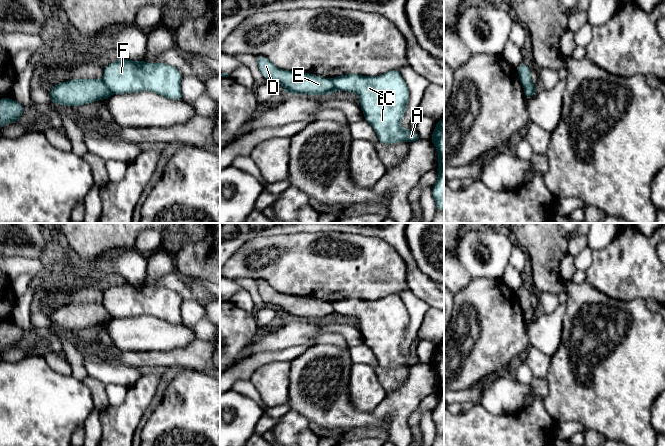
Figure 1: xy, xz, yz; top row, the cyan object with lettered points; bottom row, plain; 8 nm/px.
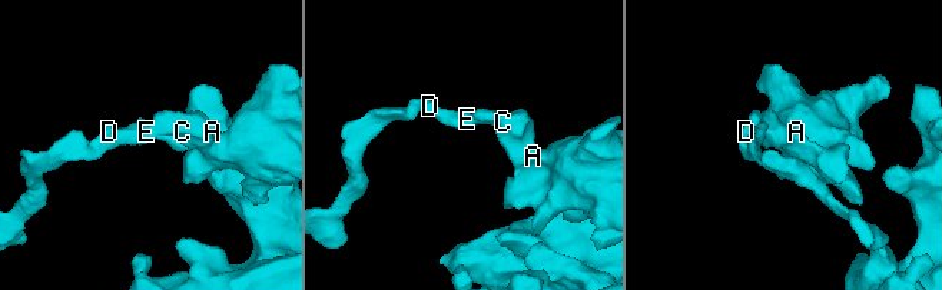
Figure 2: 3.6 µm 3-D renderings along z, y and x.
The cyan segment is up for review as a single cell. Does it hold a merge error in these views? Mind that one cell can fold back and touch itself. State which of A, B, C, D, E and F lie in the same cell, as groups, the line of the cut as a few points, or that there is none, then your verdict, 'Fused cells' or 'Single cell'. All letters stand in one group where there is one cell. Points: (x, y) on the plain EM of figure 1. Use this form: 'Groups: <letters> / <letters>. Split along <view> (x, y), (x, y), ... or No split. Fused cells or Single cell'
Groups: A B C F / D E. Split along xy (102, 303), (112, 317). Fused cells

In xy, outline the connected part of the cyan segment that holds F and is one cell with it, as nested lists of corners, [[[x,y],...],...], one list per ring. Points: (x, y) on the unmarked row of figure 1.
[[[121,282],[104,291],[103,306],[112,318],[155,316],[170,324],[183,324],[181,296],[165,287]]]

